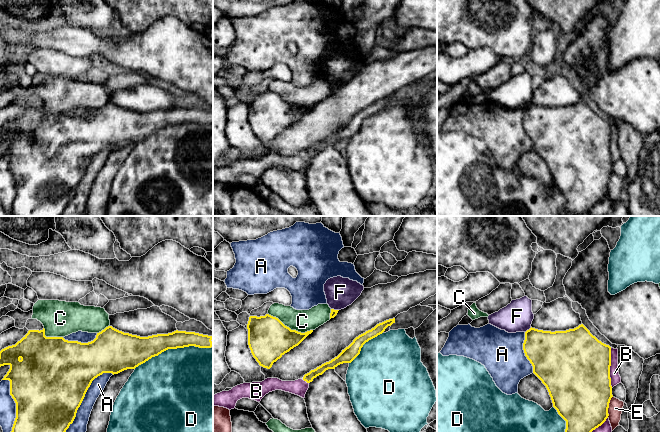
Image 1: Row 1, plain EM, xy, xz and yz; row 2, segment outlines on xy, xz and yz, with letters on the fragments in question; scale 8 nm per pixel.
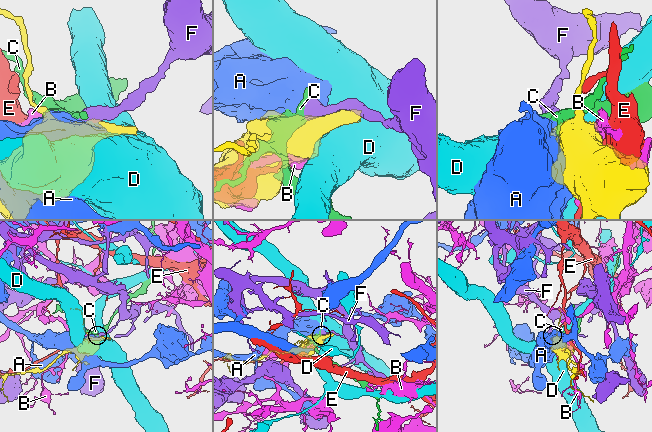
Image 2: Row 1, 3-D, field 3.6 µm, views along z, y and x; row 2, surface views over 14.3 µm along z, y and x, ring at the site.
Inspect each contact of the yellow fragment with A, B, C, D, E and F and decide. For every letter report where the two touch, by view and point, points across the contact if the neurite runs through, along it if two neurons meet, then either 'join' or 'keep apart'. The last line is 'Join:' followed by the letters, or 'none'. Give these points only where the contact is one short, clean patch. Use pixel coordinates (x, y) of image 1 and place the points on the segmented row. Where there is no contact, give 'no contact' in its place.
A: contact xy (84, 396); keep apart
B: contact yz (609, 367); keep apart
C: contact xz (289, 328); keep apart
D: contact xy (172, 348); keep apart
E: contact yz (608, 407); keep apart
F: contact yz (529, 329); border yz (531, 327), (525, 332); keep apart
Join: none

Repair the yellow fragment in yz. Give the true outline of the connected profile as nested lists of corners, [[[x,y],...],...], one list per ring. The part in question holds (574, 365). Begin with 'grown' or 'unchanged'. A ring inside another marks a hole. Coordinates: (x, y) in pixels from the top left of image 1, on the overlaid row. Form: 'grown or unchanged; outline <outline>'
unchanged; outline [[[583,325],[566,331],[530,328],[523,343],[533,373],[546,386],[553,407],[566,421],[565,432],[592,432],[608,418],[612,395],[611,347],[599,341]]]

